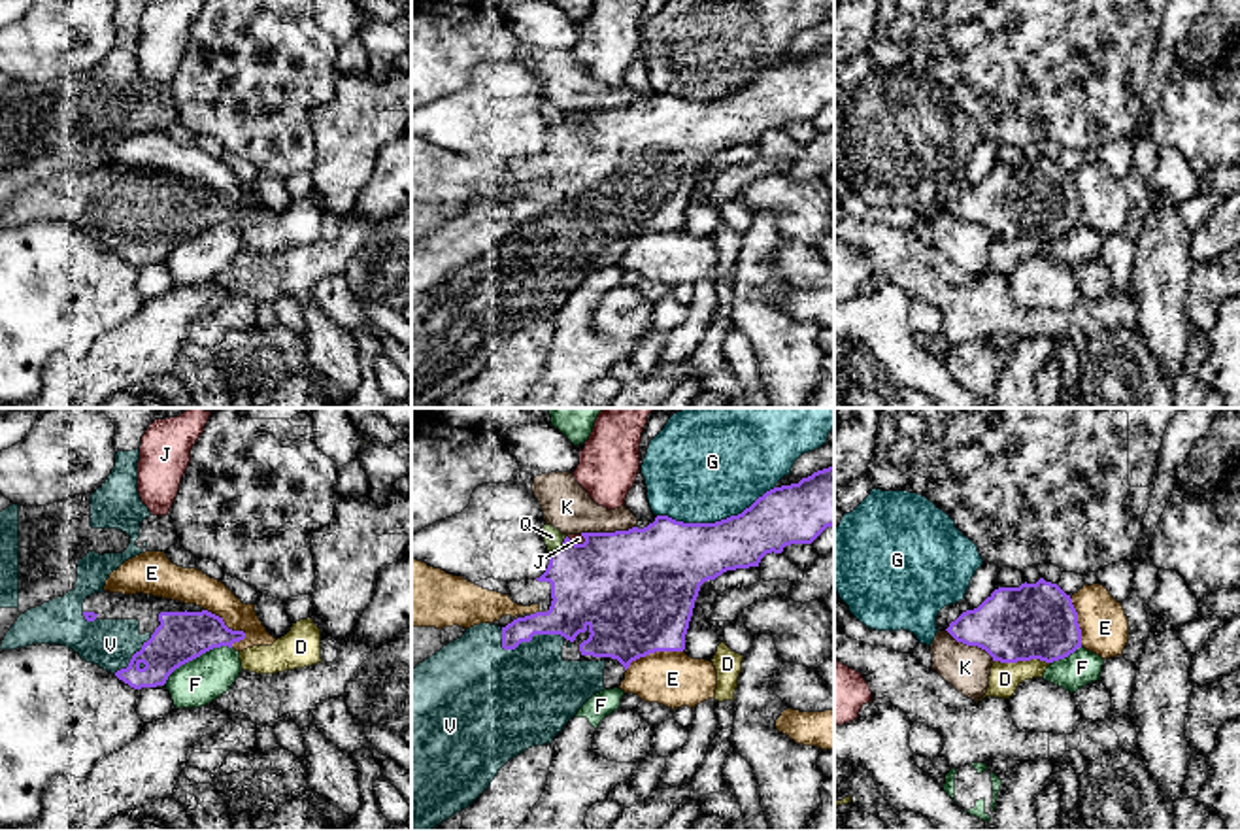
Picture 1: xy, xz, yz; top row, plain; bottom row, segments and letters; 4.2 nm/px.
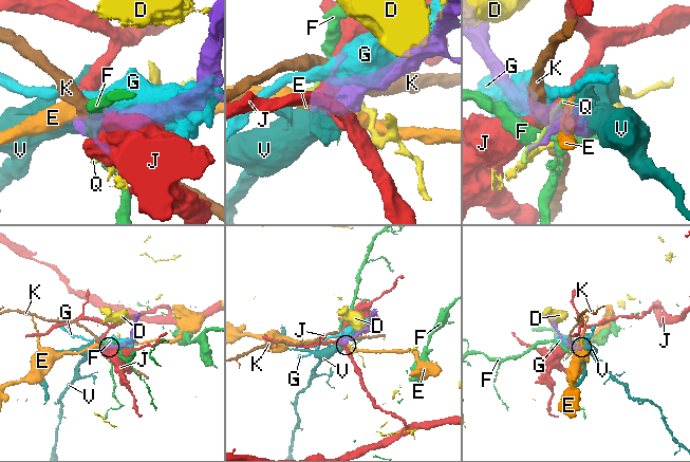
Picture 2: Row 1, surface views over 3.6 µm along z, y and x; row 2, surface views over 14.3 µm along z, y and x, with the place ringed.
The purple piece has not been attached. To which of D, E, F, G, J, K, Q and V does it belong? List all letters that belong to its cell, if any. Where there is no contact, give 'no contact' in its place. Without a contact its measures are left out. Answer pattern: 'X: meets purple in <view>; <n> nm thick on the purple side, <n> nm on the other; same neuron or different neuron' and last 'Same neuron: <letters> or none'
D: meets purple in yz; 320 nm thick on the purple side, 130 nm on the other; different neuron
E: meets purple in xy; 220 nm thick on the purple side, 160 nm on the other; different neuron
F: meets purple in xy; 220 nm thick on the purple side, 200 nm on the other; different neuron
G: meets purple in xz; 340 nm thick on the purple side, 440 nm on the other; different neuron
J: meets purple in xz; 440 nm thick on the purple side, 50 nm on the other; different neuron
K: meets purple in xz; 480 nm thick on the purple side, 200 nm on the other; different neuron
Q: meets purple in xz; 400 nm thick on the purple side, 90 nm on the other; different neuron
V: meets purple in xz; 190 nm thick on the purple side, 420 nm on the other; same neuron
Same neuron: V

